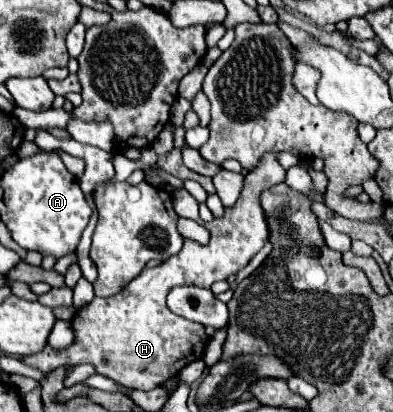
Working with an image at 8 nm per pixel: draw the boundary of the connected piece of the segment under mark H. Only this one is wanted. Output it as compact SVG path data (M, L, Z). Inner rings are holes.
M264 154L260 164L256 164L256 168L246 176L246 184L236 206L228 208L224 218L214 218L212 222L200 220L199 204L188 194L188 190L174 190L172 202L176 214L196 220L206 230L210 230L210 244L200 246L192 240L186 240L184 248L176 256L156 268L144 268L142 274L119 293L110 298L94 298L72 318L72 348L64 348L64 352L44 348L40 356L28 356L24 362L46 374L60 366L92 364L98 374L126 388L152 390L176 376L186 364L200 360L208 340L204 326L168 312L166 294L170 288L180 284L198 284L202 288L210 288L214 282L226 280L228 276L242 270L268 238L268 224L264 210L258 204L258 196L266 188L280 184L284 176L286 170L278 164L276 154Z

